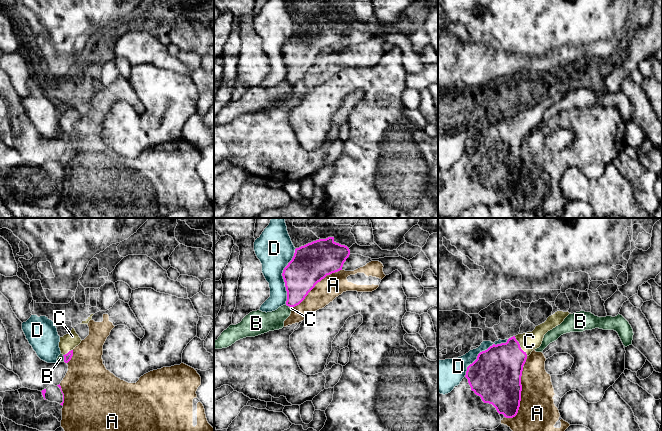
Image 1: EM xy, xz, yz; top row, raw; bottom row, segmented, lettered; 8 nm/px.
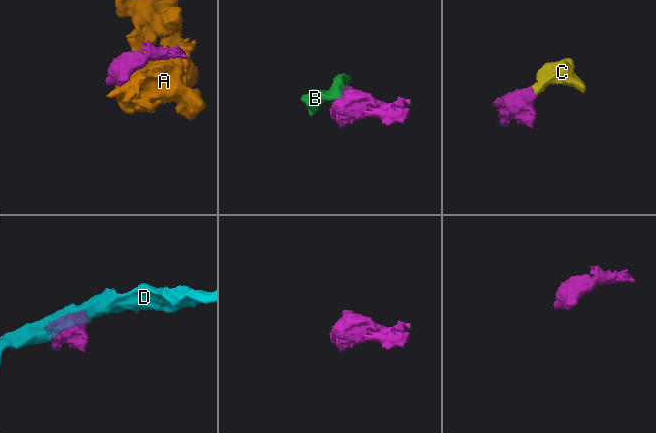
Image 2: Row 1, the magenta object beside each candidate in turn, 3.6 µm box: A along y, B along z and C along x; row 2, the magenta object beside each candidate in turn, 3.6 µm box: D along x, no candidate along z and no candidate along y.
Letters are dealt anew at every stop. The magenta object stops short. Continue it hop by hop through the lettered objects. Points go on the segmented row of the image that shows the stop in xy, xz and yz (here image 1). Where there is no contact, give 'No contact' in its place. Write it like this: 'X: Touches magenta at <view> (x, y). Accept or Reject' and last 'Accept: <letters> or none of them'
A: Touches magenta at yz (520, 396). Reject
B: Touches magenta at xz (288, 305). Reject
C: Touches magenta at yz (519, 346). Accept
D: Touches magenta at xz (282, 275). Reject
Accept: C

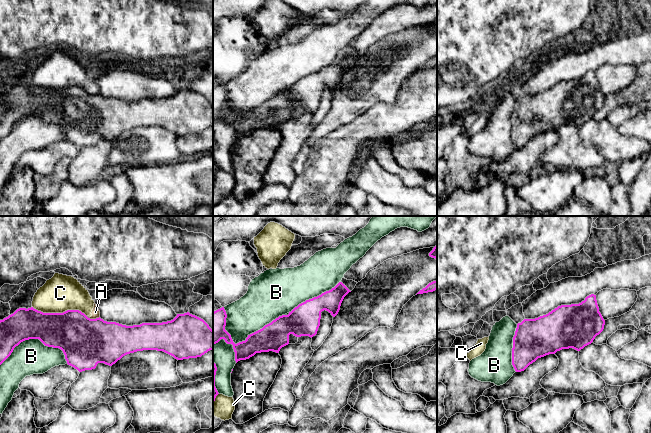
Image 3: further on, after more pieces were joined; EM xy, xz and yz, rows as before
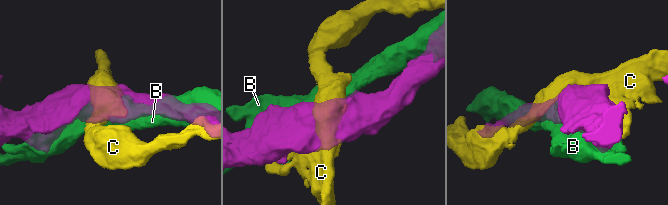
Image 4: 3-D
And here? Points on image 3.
A: Touches magenta at xy (93, 319). Reject
B: Touches magenta at xz (252, 333). Reject
C: Touches magenta at xy (59, 313). Reject
Accept: none of them

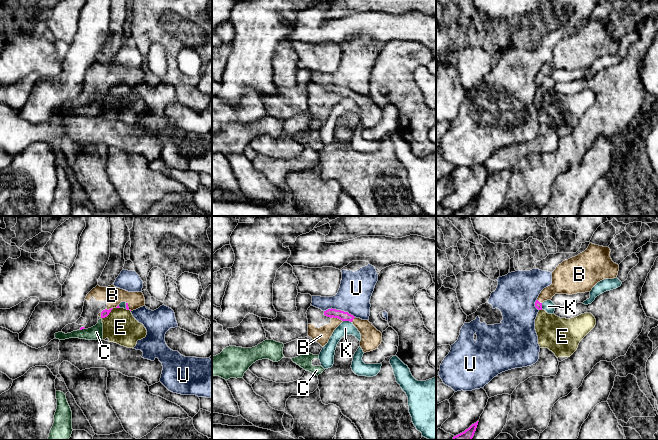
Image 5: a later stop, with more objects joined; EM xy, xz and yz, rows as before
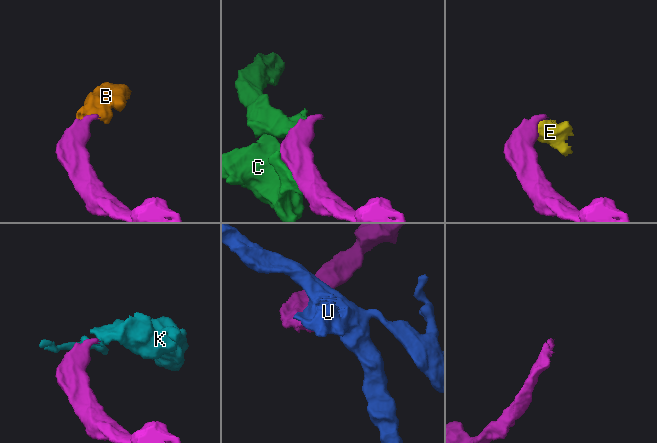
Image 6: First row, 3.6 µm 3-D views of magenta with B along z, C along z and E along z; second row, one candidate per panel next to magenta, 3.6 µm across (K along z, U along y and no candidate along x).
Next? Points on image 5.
B: Touches magenta at xz (337, 317). Accept
C: Touches magenta at xy (82, 328). Reject
E: Touches magenta at xy (107, 315). Reject
K: Touches magenta at xz (347, 320). Reject
U: Touches magenta at xz (339, 310). Reject
Accept: B

